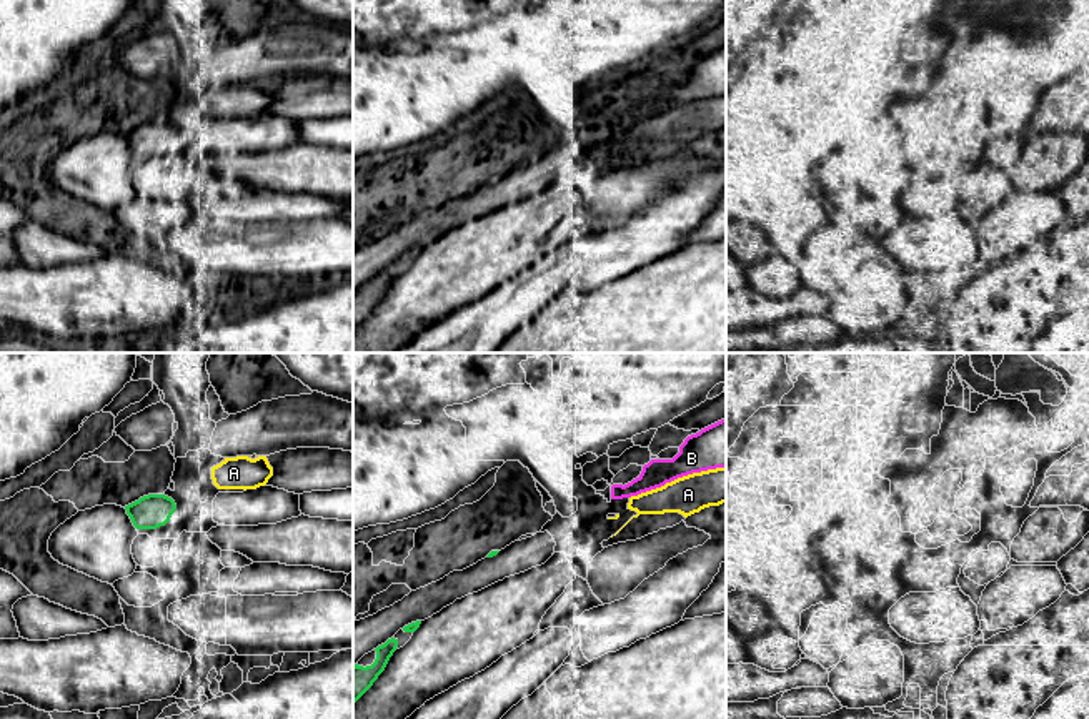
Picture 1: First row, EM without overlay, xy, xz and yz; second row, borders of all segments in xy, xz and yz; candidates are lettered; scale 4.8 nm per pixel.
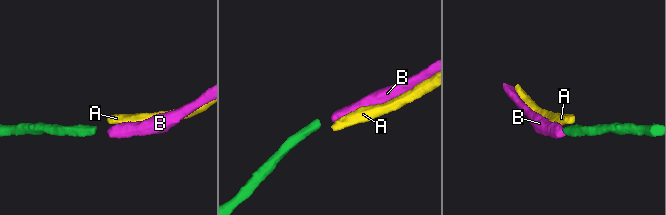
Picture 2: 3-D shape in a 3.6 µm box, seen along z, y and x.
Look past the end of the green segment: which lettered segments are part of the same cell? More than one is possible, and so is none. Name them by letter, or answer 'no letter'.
B

